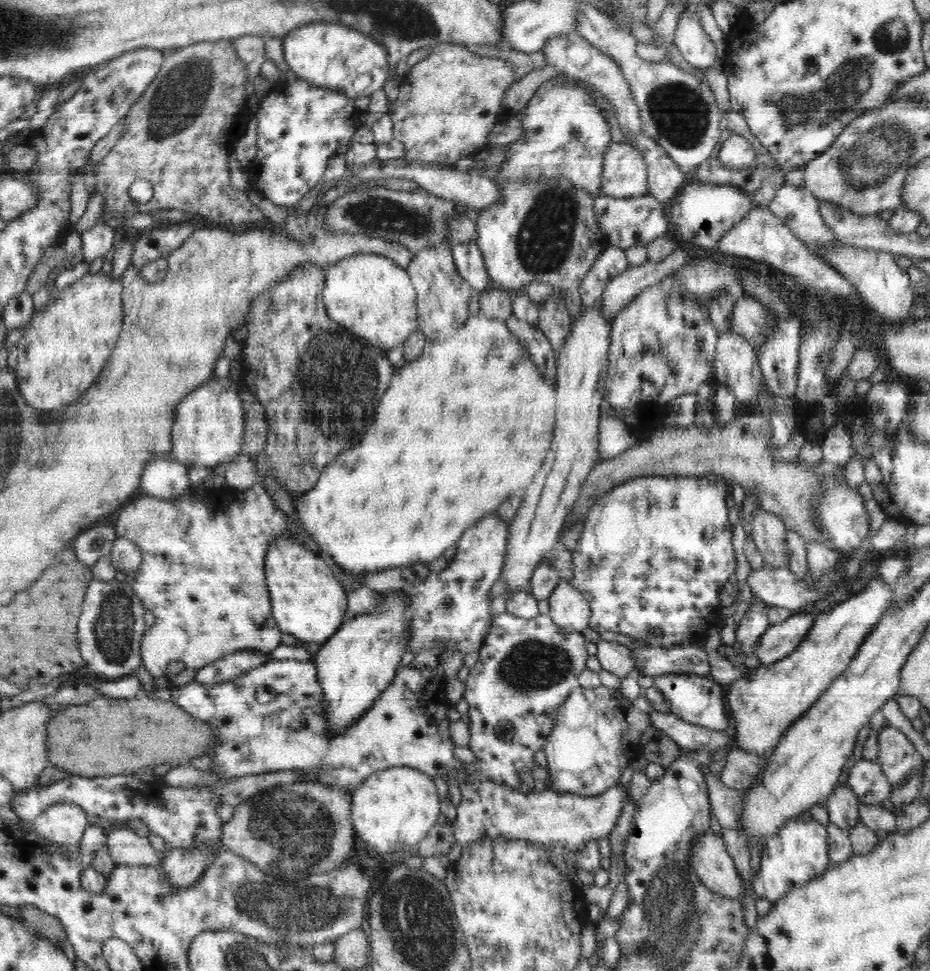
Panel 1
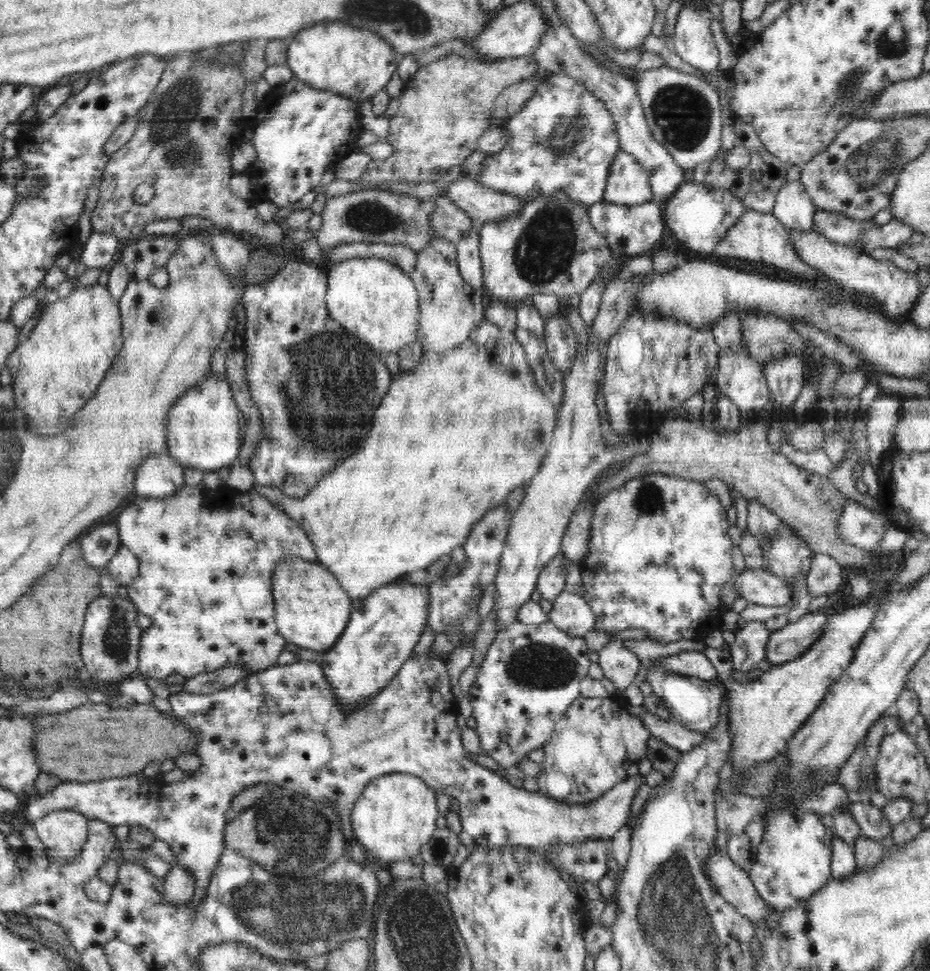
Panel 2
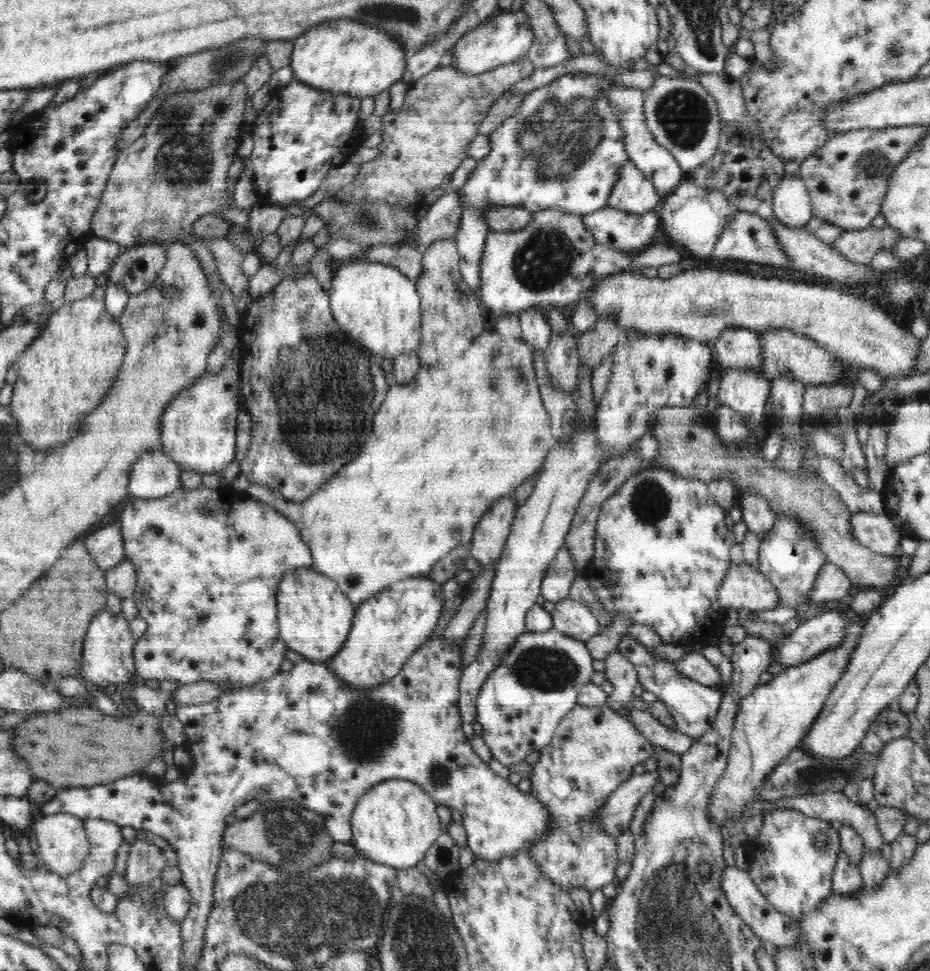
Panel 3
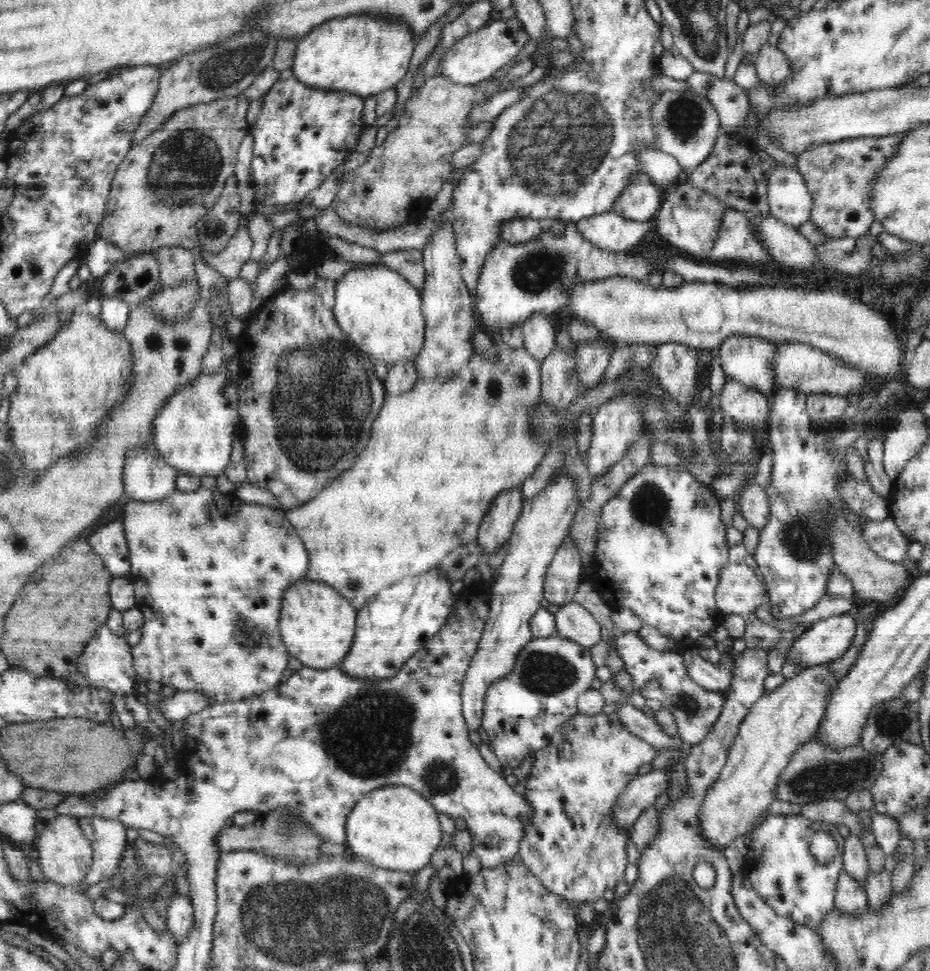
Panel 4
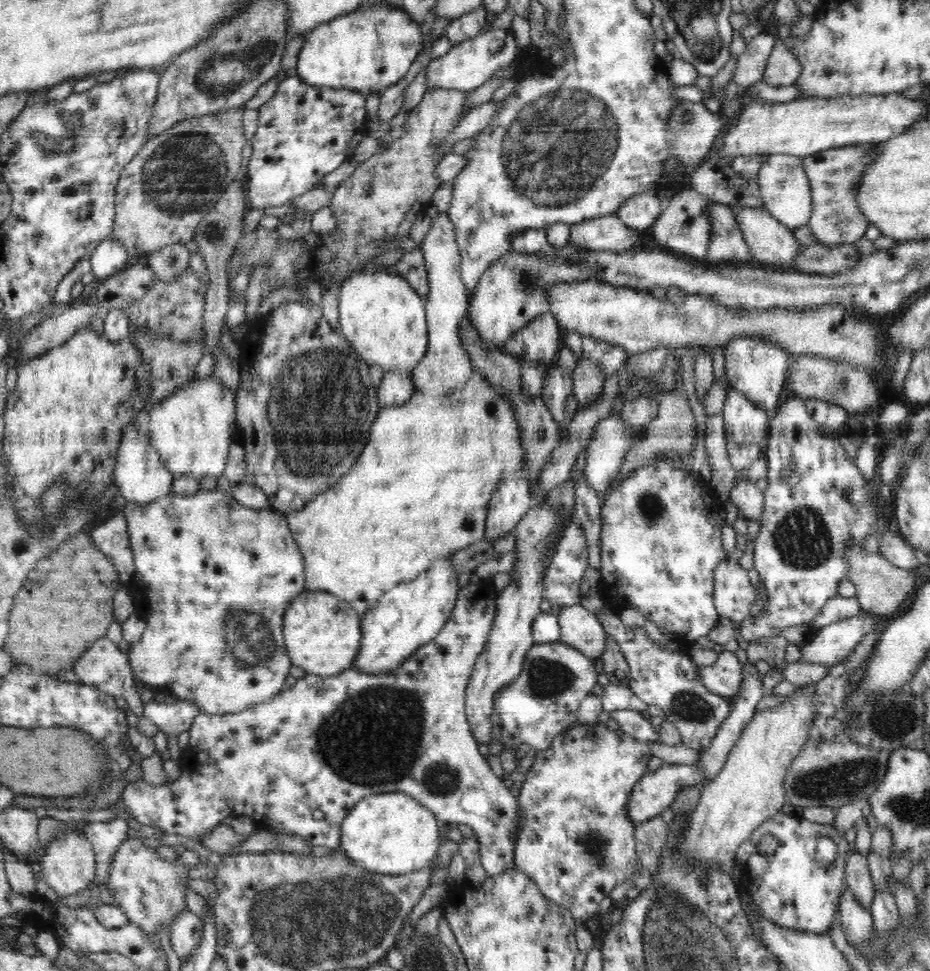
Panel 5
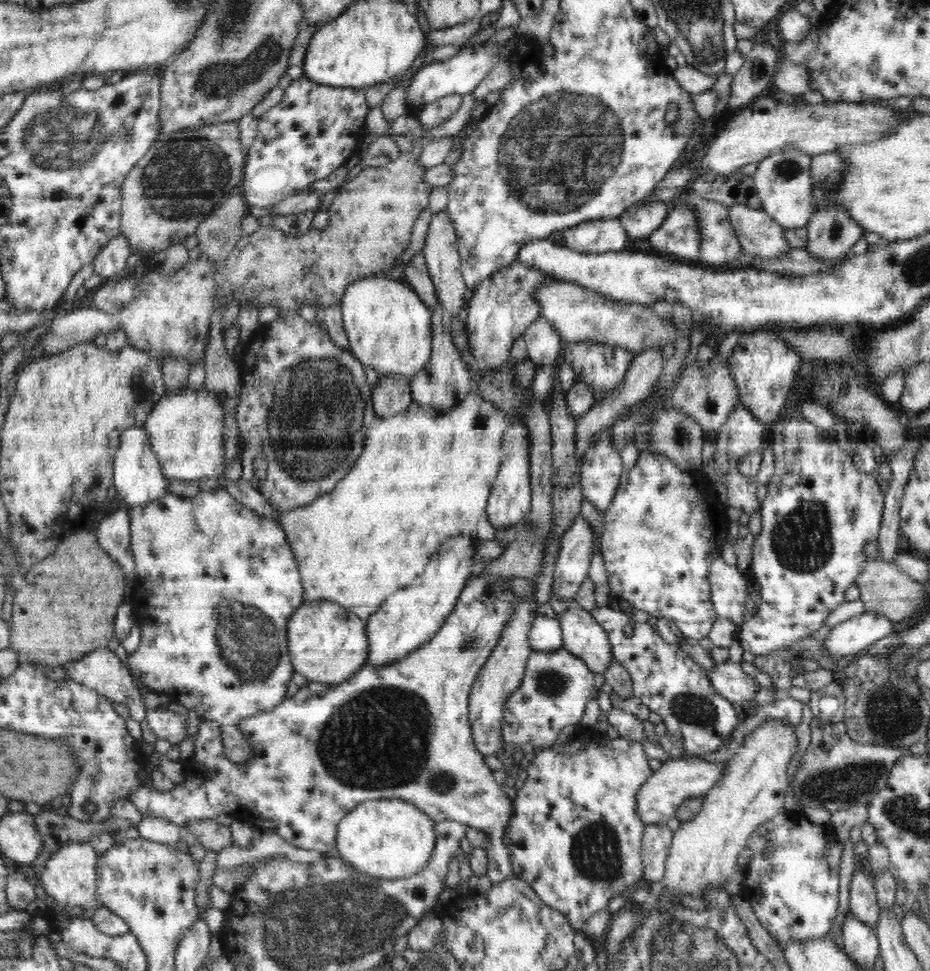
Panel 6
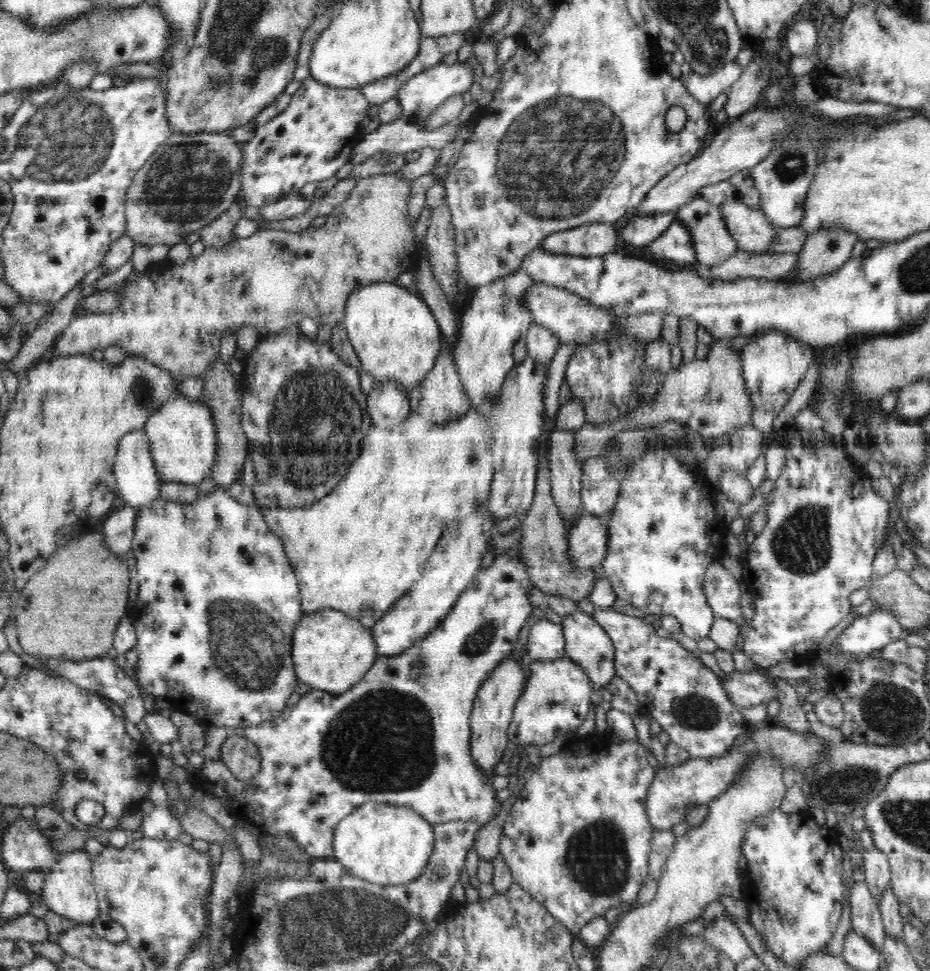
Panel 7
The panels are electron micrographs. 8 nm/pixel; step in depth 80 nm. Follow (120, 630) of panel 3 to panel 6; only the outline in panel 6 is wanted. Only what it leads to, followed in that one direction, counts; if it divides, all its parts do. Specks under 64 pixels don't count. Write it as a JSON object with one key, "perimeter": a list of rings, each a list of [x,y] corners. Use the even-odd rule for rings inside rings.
{"perimeter":[[[107,646],[98,648],[90,654],[86,654],[84,658],[78,659],[77,662],[70,662],[63,668],[66,670],[68,678],[94,690],[97,694],[106,696],[114,703],[125,704],[129,708],[131,718],[142,724],[145,723],[147,709],[144,707],[145,702],[142,699],[142,694],[140,694],[140,688],[134,681],[135,678],[130,673],[129,668],[121,662],[120,658],[110,648],[107,648]]]}

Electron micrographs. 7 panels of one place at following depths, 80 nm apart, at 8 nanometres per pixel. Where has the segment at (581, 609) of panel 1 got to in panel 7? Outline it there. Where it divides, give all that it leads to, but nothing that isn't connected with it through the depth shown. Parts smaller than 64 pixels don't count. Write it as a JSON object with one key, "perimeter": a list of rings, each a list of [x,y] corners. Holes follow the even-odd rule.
{"perimeter":[[[578,610],[574,611],[573,614],[563,616],[561,626],[566,642],[565,657],[570,658],[584,670],[584,673],[592,681],[595,690],[605,690],[606,684],[617,675],[615,647],[609,635],[602,626],[594,621],[592,615]]]}

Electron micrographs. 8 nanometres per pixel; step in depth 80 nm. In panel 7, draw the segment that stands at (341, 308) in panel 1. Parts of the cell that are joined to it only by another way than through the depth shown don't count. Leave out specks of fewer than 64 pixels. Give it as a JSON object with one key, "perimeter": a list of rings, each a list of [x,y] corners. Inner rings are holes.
{"perimeter":[[[376,282],[368,286],[359,286],[346,301],[343,324],[360,361],[360,368],[370,372],[377,385],[386,381],[396,381],[406,392],[426,378],[426,374],[435,365],[442,346],[441,330],[430,307],[415,291],[401,288],[395,283]]]}

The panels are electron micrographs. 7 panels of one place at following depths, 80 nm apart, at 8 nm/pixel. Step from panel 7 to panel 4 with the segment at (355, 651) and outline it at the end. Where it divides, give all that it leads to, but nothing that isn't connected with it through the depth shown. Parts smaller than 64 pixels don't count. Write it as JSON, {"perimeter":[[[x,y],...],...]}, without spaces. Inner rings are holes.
{"perimeter":[[[307,578],[286,588],[282,600],[279,630],[290,656],[317,670],[339,668],[346,654],[352,650],[356,636],[356,609],[334,588]]]}

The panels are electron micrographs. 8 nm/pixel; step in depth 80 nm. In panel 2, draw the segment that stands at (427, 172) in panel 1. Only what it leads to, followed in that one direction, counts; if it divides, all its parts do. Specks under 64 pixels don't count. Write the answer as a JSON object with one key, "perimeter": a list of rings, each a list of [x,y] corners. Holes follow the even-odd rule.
{"perimeter":[[[458,177],[444,192],[454,205],[464,210],[476,226],[486,222],[500,222],[522,212],[522,202],[516,197],[491,190],[477,182],[477,178]]]}

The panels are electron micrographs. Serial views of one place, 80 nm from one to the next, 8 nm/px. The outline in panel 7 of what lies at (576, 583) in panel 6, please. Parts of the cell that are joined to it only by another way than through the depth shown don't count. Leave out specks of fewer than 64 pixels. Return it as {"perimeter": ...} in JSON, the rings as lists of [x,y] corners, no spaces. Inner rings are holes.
{"perimeter":[[[582,514],[577,523],[569,529],[568,535],[568,556],[571,564],[577,570],[588,570],[588,568],[598,567],[607,555],[609,514],[604,516],[590,516]]]}

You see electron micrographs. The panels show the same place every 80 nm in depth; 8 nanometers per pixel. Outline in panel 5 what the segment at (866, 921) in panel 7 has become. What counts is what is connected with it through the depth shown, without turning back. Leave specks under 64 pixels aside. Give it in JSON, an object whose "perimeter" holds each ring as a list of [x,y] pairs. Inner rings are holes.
{"perimeter":[[[853,846],[850,854],[845,858],[844,884],[852,890],[854,897],[859,900],[863,908],[872,908],[875,884],[871,879],[871,872],[866,857],[855,851]]]}

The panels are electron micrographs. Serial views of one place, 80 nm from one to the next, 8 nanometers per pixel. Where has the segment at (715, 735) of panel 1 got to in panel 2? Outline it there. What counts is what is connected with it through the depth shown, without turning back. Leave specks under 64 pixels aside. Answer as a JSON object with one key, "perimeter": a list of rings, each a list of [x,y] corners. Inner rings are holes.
{"perimeter":[[[646,711],[638,716],[646,725],[646,729],[650,730],[651,736],[664,741],[682,753],[690,752],[698,744],[702,744],[706,738],[703,732],[685,729],[673,718],[664,720],[658,715]]]}

